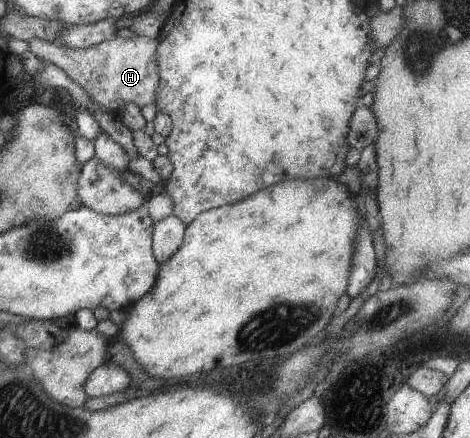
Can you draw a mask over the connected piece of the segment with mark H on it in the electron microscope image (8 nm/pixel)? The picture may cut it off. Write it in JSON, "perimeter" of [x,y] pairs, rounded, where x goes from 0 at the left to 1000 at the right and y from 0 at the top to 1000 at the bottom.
{"perimeter":[[[298,80],[279,89],[247,82],[185,112],[153,112],[123,96],[104,98],[72,84],[60,100],[72,128],[130,155],[213,242],[253,260],[257,242],[272,233],[298,244],[330,237],[340,192],[332,137],[338,94]]]}

